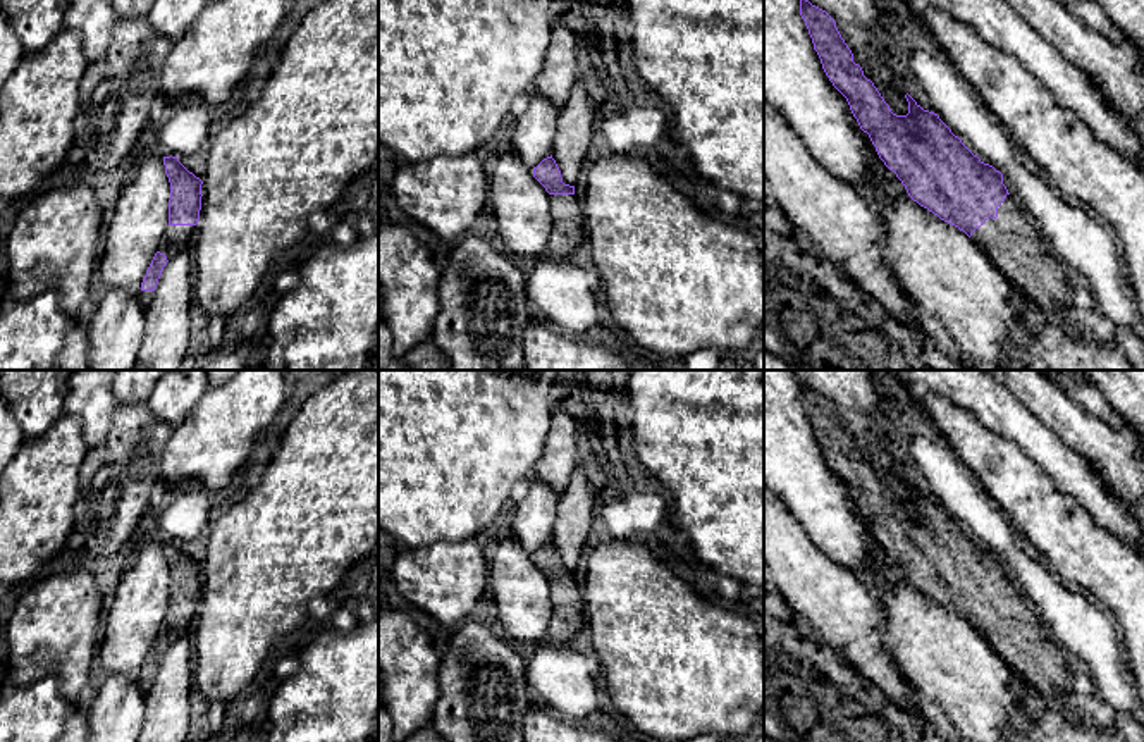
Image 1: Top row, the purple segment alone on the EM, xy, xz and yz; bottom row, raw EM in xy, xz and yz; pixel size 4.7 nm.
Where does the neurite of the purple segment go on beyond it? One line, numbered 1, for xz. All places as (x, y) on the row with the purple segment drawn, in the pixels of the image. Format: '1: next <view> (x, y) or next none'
1: next xz (568, 226)

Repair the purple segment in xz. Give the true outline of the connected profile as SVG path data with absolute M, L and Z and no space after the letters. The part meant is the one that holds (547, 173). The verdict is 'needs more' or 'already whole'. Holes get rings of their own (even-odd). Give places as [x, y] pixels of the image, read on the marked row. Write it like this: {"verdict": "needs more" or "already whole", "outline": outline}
{"verdict": "needs more", "outline": "M552 155L533 167L533 177L550 195L552 231L544 257L566 260L585 239L581 200L575 195L575 186L563 182Z"}

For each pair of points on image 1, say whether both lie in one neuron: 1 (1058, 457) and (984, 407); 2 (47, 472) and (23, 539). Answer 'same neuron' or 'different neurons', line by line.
1: same neuron
2: same neuron

